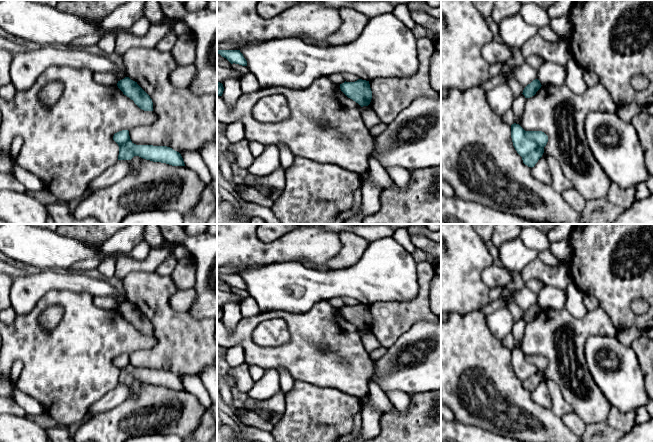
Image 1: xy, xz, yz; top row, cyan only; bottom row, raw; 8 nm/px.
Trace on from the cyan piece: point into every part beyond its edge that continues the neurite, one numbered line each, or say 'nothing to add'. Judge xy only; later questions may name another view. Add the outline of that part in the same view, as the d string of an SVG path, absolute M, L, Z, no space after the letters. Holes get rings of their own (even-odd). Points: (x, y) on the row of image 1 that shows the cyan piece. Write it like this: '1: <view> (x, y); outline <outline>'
nothing to add

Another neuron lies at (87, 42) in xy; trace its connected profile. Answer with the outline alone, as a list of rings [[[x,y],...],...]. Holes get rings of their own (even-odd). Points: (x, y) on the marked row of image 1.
[[[97,35],[84,36],[64,47],[71,49],[96,50],[96,45],[99,41],[100,38]]]

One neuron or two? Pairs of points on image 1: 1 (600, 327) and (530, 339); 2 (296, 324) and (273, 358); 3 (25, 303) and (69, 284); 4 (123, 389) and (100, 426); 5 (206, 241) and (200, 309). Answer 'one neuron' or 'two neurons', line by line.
1: one neuron
2: one neuron
3: one neuron
4: two neurons
5: one neuron

